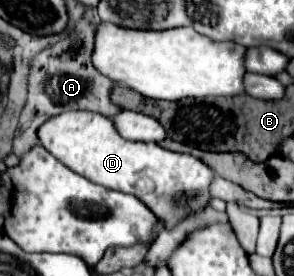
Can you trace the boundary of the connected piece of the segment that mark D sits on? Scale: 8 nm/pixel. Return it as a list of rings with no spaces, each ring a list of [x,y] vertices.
[[[60,113],[38,129],[38,137],[40,143],[72,171],[102,187],[138,197],[164,223],[166,229],[176,227],[190,215],[190,211],[200,211],[210,205],[210,185],[216,177],[214,169],[192,155],[174,153],[156,143],[126,141],[118,135],[114,121],[100,113]]]

